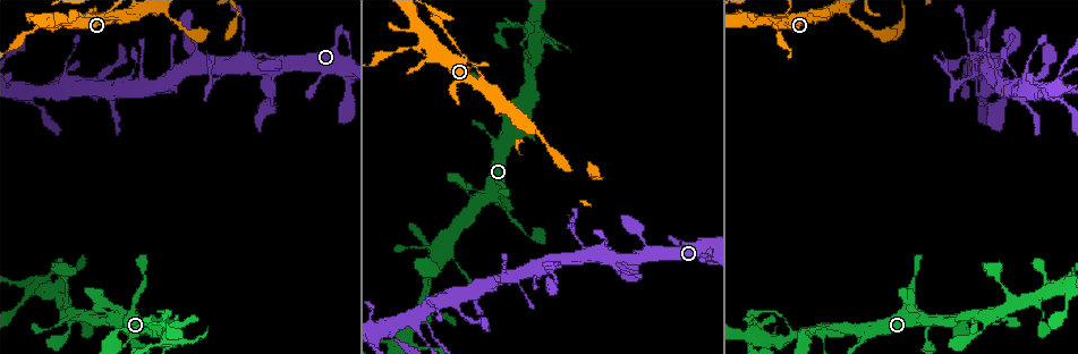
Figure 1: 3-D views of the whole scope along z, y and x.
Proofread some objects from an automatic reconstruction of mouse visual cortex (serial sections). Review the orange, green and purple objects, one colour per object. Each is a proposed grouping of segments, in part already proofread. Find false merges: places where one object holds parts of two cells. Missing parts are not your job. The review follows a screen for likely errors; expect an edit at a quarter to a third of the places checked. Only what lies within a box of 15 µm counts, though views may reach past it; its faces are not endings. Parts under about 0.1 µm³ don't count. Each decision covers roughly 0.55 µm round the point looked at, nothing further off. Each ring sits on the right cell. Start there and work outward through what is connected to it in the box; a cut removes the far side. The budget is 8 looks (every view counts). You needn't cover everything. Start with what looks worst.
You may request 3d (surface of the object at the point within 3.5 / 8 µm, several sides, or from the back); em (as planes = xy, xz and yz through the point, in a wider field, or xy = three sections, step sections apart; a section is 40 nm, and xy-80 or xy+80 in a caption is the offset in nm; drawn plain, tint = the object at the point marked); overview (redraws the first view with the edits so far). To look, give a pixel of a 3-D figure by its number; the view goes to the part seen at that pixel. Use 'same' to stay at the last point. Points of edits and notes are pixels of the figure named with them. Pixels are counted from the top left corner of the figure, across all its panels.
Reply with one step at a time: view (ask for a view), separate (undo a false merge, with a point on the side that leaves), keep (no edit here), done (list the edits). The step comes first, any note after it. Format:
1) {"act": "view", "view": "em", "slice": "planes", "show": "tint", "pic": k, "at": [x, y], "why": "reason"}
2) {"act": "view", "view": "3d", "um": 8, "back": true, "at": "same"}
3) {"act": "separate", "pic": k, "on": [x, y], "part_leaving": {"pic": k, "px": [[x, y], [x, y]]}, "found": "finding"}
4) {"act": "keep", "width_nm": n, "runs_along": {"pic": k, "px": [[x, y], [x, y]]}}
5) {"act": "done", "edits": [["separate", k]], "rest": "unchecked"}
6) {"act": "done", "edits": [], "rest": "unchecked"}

{"act": "view", "view": "3d", "um": 3.5, "pic": 1, "at": [160, 310], "why": "touches itself"}

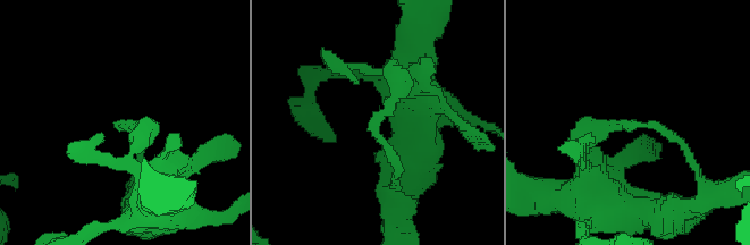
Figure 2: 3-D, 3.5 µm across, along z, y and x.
{"act": "keep", "found": "one cell here"}

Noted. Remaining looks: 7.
{"act": "view", "view": "em", "slice": "planes", "show": "tint", "pic": 1, "at": [427, 43], "why": "three-way junction"}

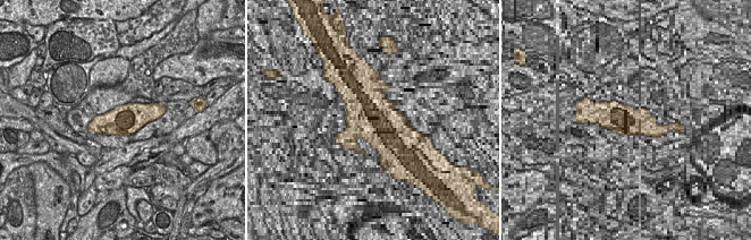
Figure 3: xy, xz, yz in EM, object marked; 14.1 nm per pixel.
{"act": "view", "view": "3d", "um": 3.5, "at": "same"}

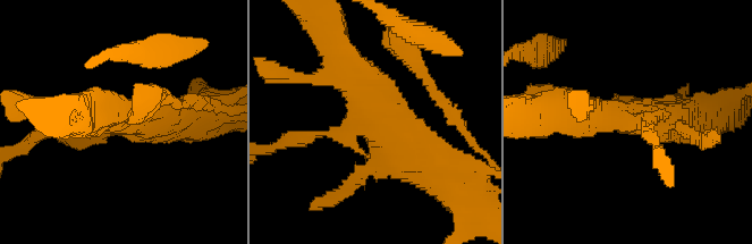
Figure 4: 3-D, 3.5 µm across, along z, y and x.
{"act": "separate", "pic": 4, "on": [310, 136], "arms": 3, "arm_widths_nm": [100, 500, 500], "part_leaving": {"pic": 4, "px": [[345, 128], [296, 136], [279, 145]]}, "found": "two cells meet here"}

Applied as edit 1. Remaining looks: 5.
{"act": "view", "view": "overview", "why": "redraw"}

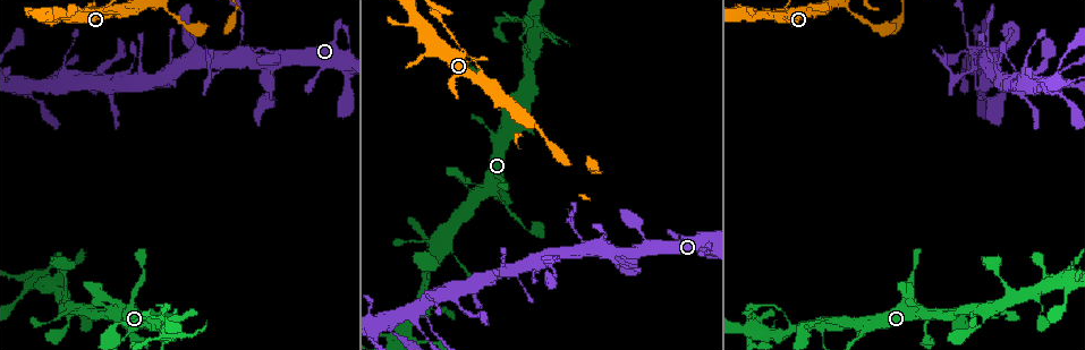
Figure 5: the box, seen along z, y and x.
{"act": "view", "view": "3d", "um": 3.5, "pic": 5, "at": [619, 251], "why": "three-way junction"}

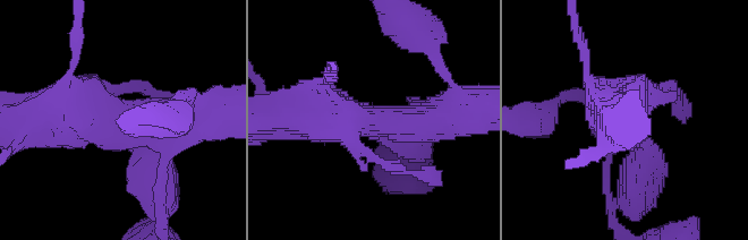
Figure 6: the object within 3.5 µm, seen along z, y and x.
{"act": "keep", "found": "one cell here"}

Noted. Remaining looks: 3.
{"act": "done", "edits": [["separate", 4]], "rest": "unchecked"}

